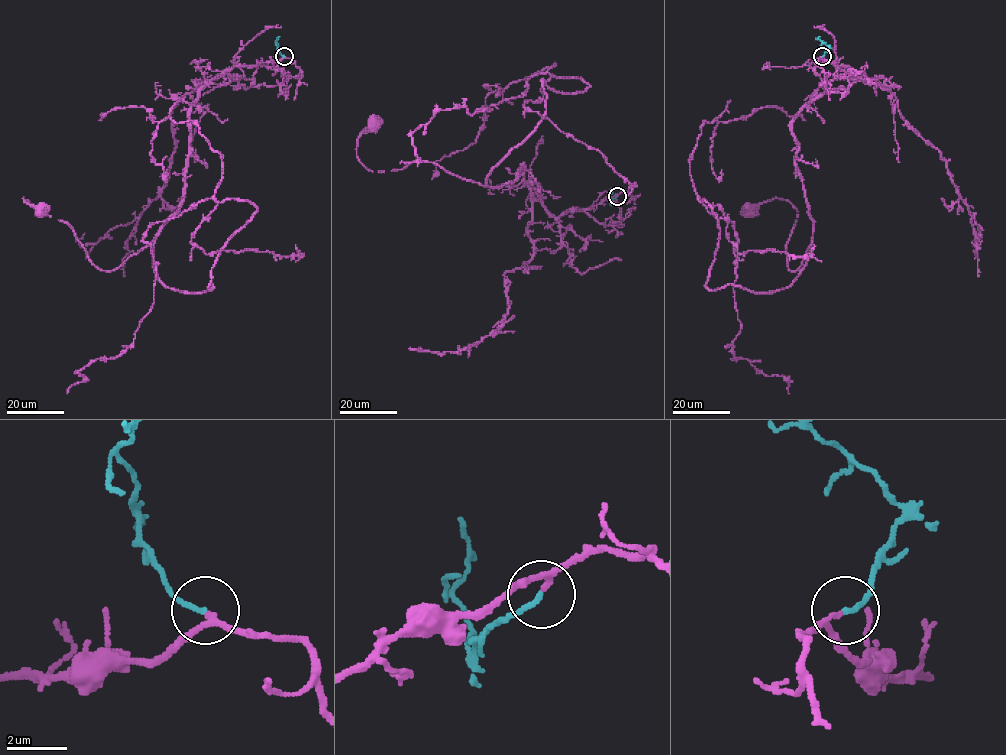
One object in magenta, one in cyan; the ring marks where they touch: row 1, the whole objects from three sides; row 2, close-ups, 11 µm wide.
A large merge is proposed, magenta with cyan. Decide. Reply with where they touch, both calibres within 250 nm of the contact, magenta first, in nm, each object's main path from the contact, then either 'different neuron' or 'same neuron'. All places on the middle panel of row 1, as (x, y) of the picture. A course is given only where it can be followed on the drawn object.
(617, 196) | 150/160 nm | magenta via (617, 196), (556, 219), (533, 198), (522, 166), (500, 187), (422, 161), (370, 171), (357, 146), (371, 123) | cyan via (617, 196), (611, 201), (609, 189) | same neuron

